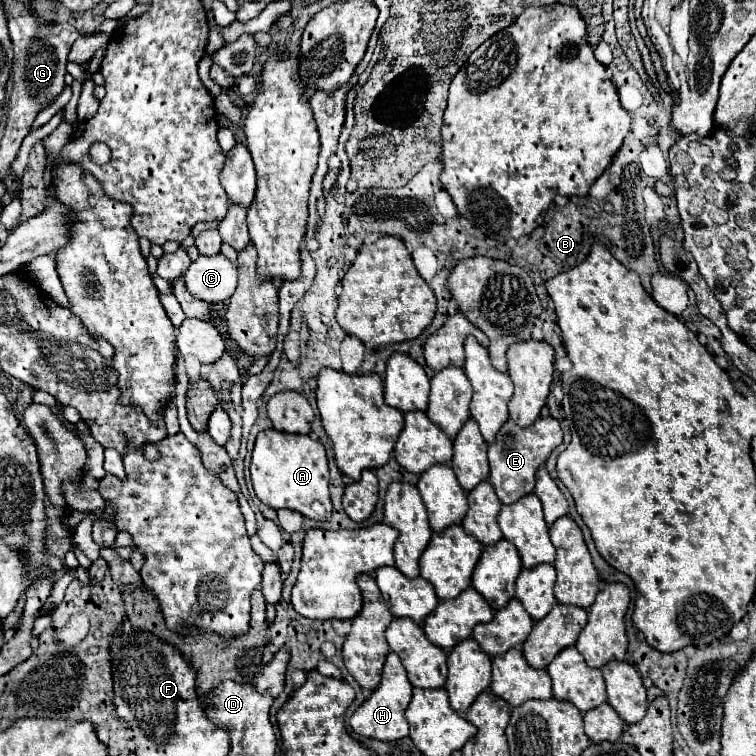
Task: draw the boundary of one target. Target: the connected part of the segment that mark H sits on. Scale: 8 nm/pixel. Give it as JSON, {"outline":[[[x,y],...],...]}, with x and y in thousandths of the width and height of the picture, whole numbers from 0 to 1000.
{"outline":[[[515,864],[509,872],[507,890],[504,890],[504,903],[493,911],[491,922],[464,946],[464,951],[462,951],[464,964],[475,972],[496,975],[501,980],[525,980],[525,978],[538,975],[541,956],[538,956],[533,940],[538,938],[538,933],[544,927],[544,914],[546,914],[546,909],[538,898],[536,882],[530,880],[530,872],[522,864]]]}

